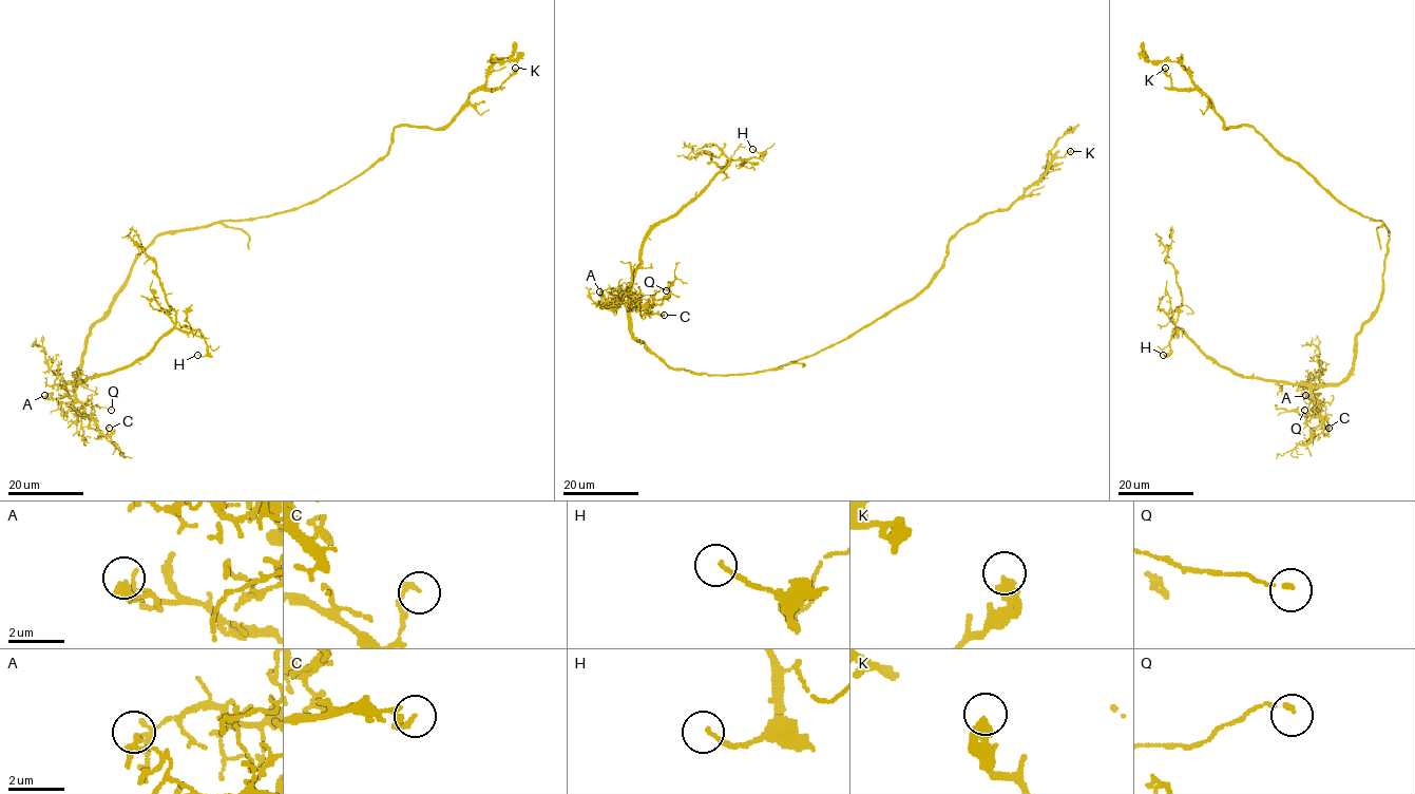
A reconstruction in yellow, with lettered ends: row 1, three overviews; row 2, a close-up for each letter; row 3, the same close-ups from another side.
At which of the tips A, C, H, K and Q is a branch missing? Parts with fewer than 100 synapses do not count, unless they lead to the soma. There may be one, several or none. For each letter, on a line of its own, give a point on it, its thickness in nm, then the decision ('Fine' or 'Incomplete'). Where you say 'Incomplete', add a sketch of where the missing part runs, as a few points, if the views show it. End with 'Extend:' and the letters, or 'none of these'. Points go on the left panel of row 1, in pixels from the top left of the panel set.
A: Place: (44, 395). Thickness 170 nm. Fine
C: Place: (109, 428). Thickness 170 nm. Fine
H: Place: (197, 355). Thickness 130 nm. Fine
K: Place: (515, 68). Thickness 360 nm. Fine
Q: Place: (111, 410). Thickness 140 nm. Fine
Extend: none of these

